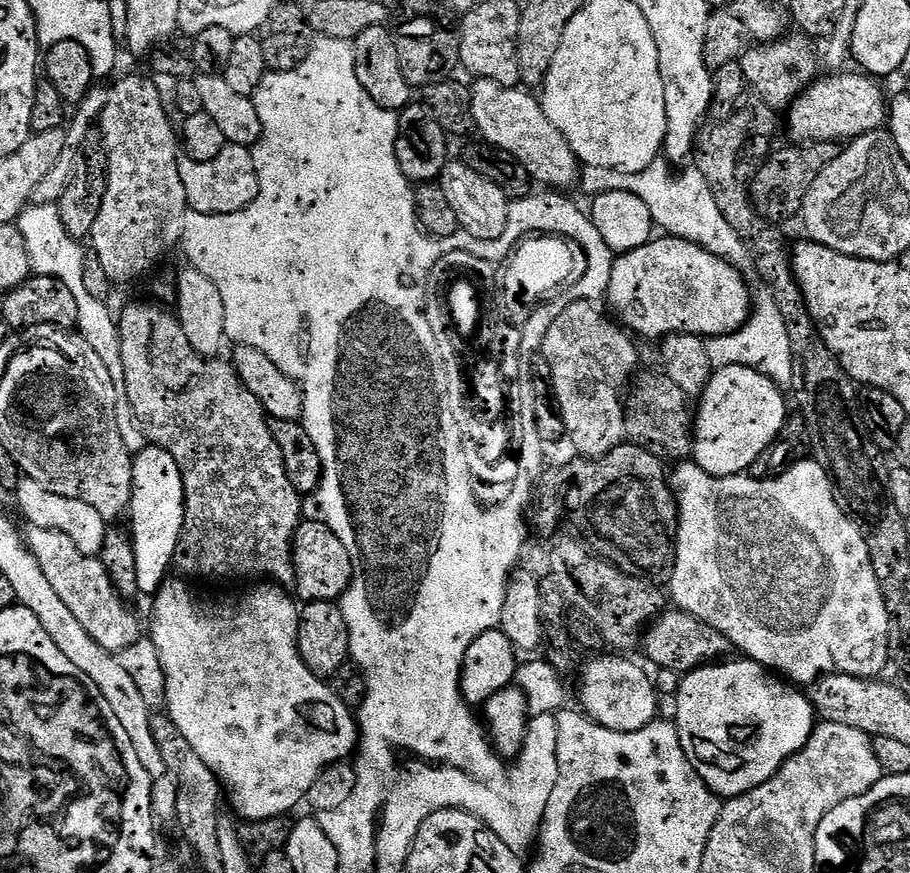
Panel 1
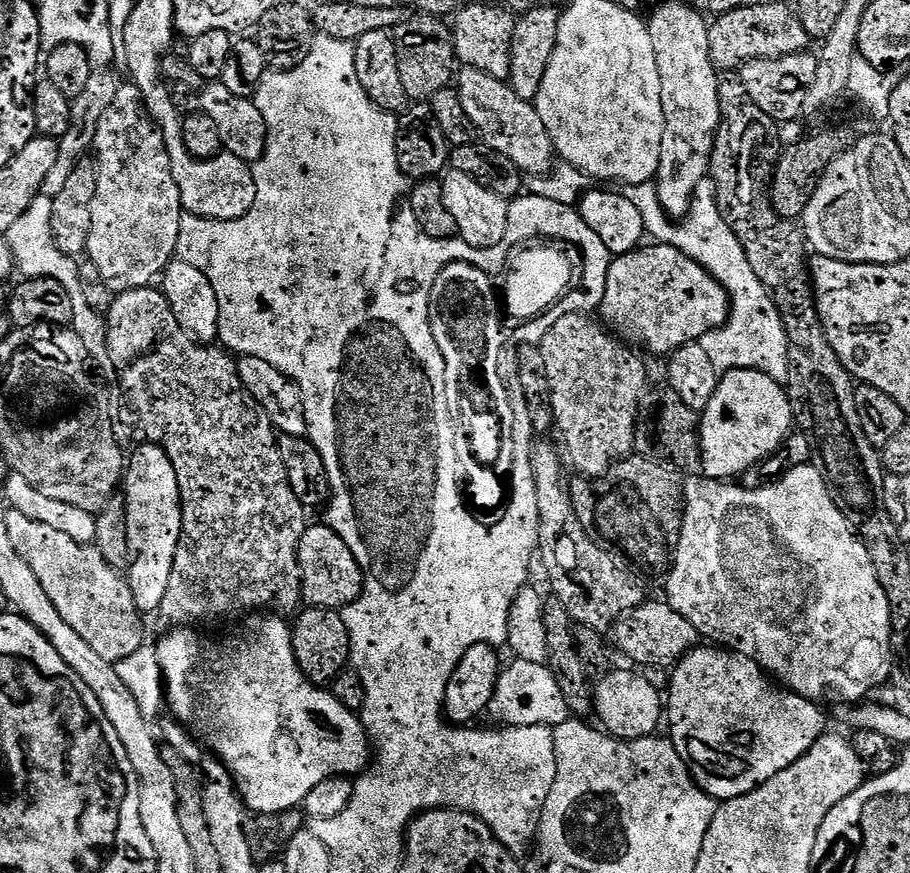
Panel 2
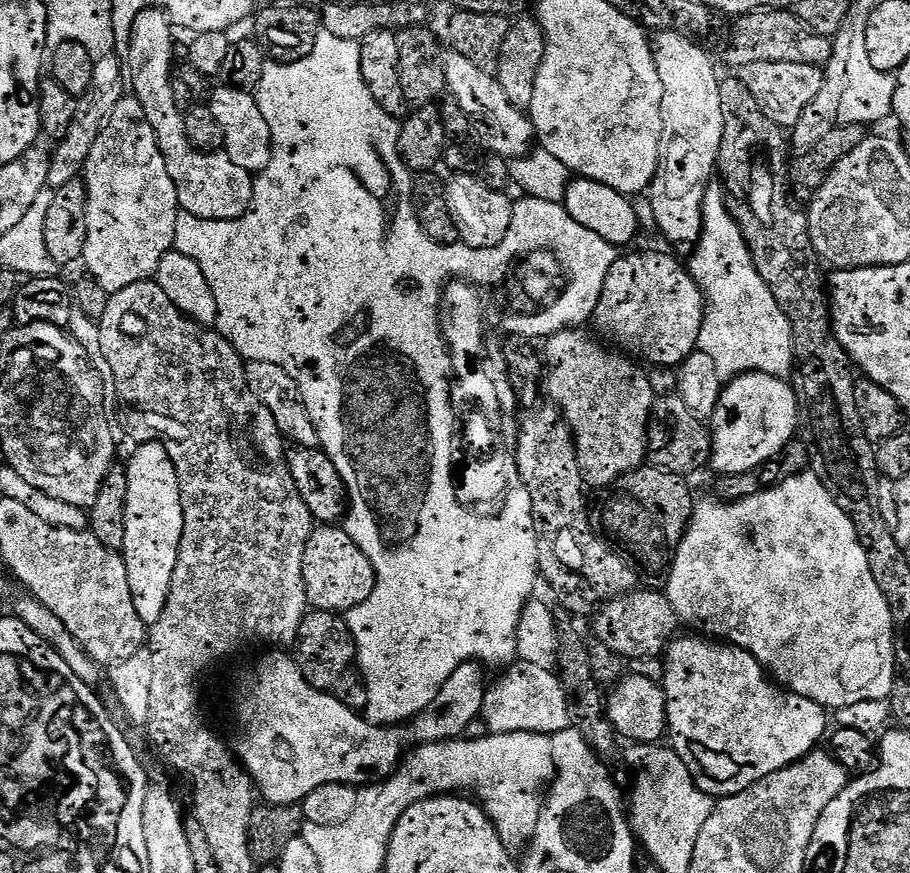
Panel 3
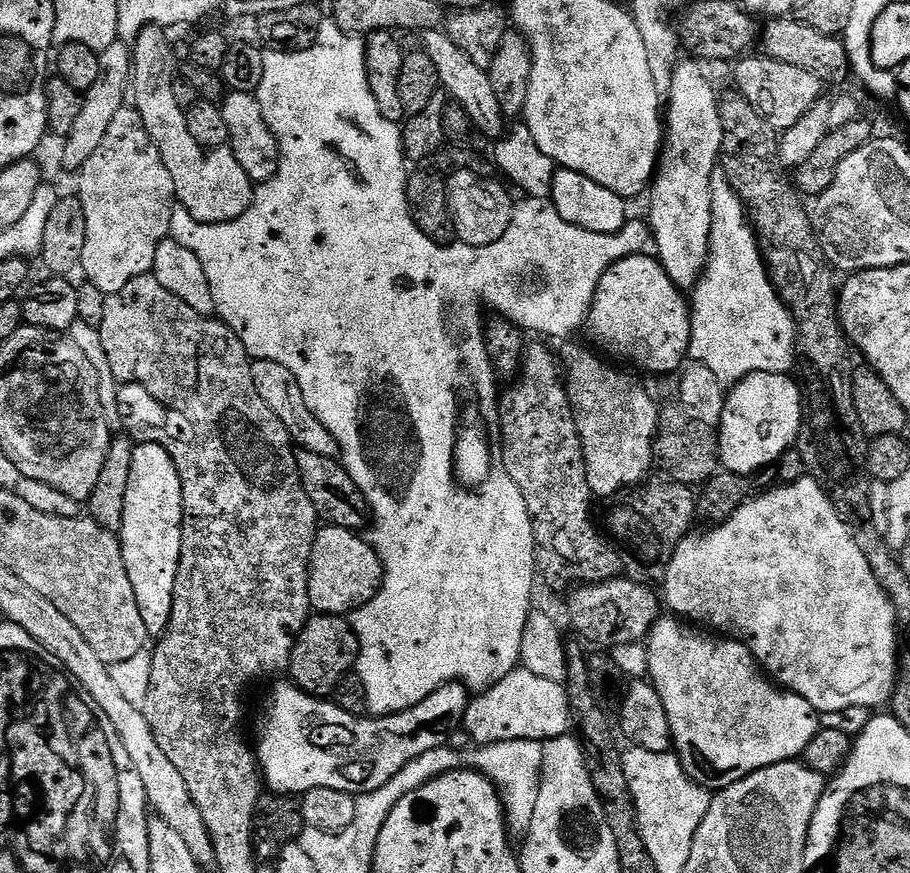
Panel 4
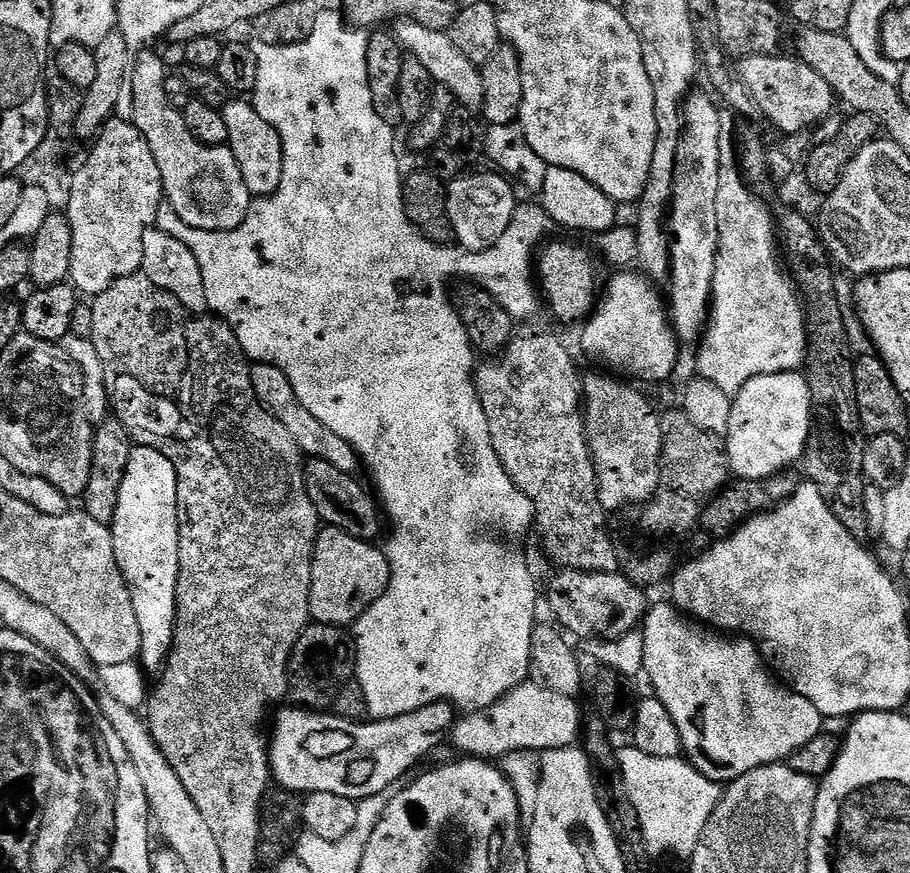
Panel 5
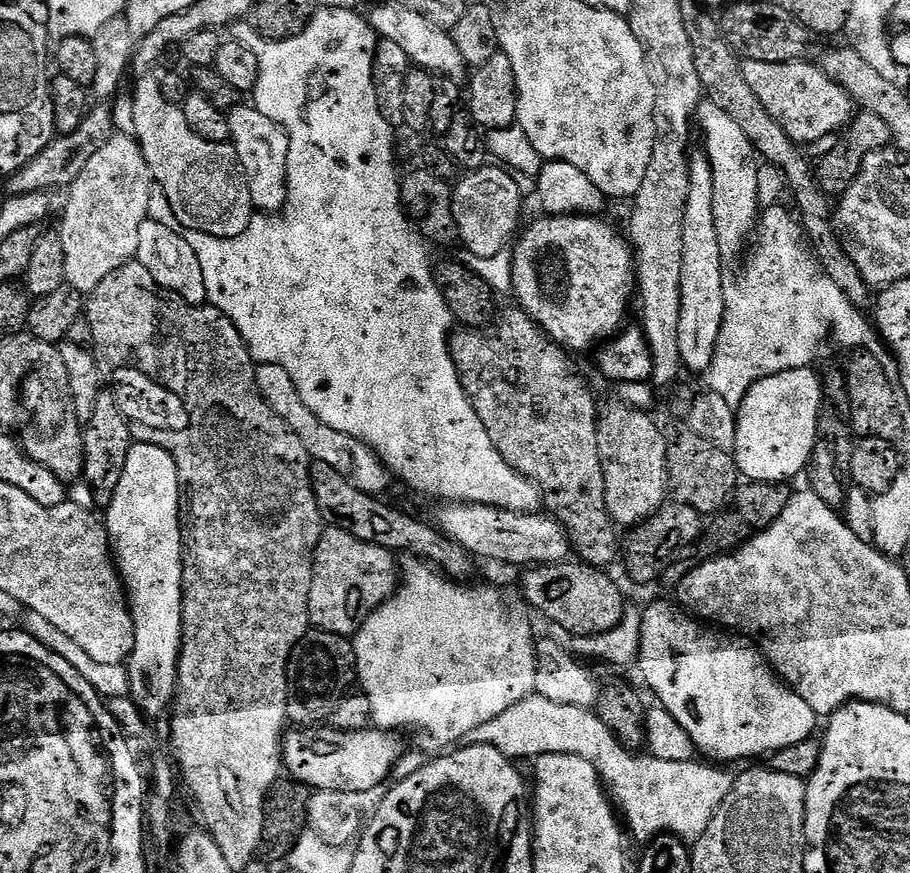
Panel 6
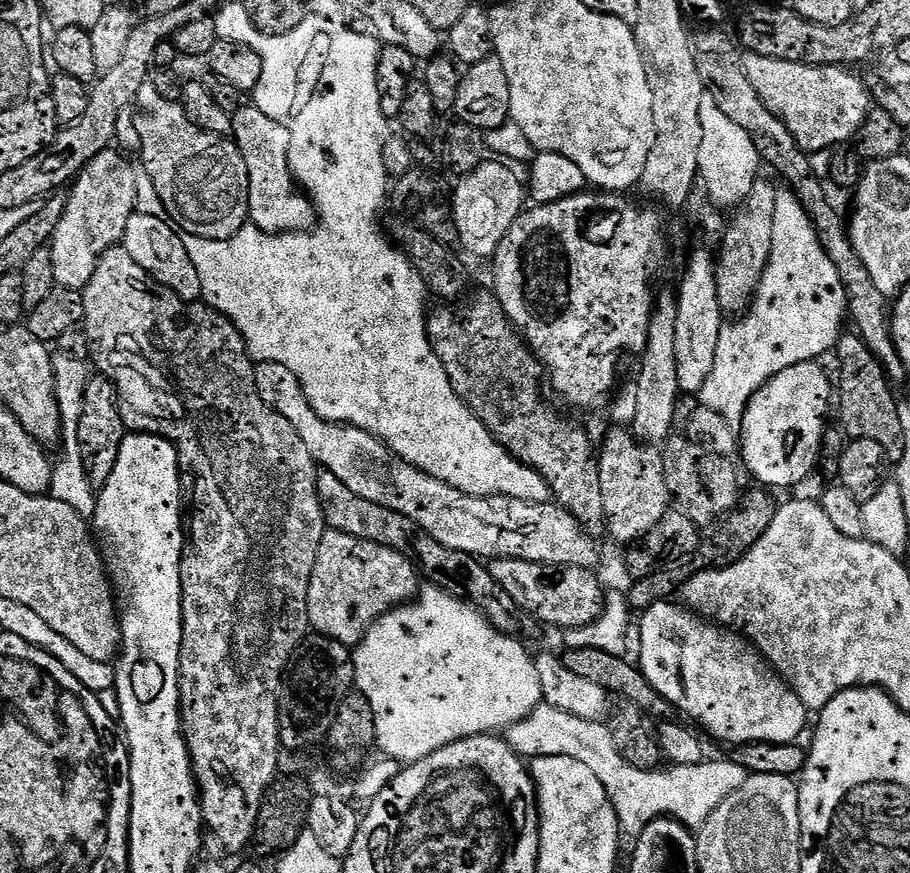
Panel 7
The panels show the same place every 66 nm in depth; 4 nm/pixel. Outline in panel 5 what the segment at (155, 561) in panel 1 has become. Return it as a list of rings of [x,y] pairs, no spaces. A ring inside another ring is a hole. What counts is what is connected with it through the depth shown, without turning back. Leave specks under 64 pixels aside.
[[[133,447],[130,454],[130,466],[126,466],[126,474],[122,478],[122,490],[118,490],[118,506],[114,510],[114,518],[110,525],[112,529],[112,537],[114,538],[114,554],[118,558],[118,566],[122,570],[122,574],[128,583],[128,589],[132,592],[132,601],[134,602],[134,614],[138,614],[138,630],[142,634],[142,642],[140,643],[139,663],[142,665],[145,673],[156,674],[163,669],[167,659],[168,651],[172,649],[172,639],[174,638],[174,630],[176,629],[176,587],[178,586],[178,570],[180,563],[178,562],[178,542],[180,541],[180,523],[178,522],[178,478],[174,466],[170,462],[170,458],[166,458],[158,450],[153,448]]]

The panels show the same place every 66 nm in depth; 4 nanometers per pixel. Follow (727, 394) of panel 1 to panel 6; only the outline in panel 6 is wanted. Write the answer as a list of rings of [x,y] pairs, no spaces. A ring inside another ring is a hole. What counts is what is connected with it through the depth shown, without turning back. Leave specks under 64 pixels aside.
[[[799,368],[770,378],[762,378],[746,394],[736,414],[736,446],[734,459],[739,475],[745,481],[792,482],[796,475],[807,469],[816,441],[816,427],[820,421],[820,410],[824,403],[824,389],[821,377],[815,376],[812,368]]]

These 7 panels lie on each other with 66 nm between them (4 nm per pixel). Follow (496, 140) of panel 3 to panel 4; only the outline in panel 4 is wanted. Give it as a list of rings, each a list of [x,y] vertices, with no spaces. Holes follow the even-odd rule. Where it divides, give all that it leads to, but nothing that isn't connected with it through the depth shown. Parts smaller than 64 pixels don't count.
[[[433,30],[423,33],[422,40],[424,40],[423,51],[430,54],[430,62],[434,62],[434,70],[438,70],[441,89],[445,93],[448,91],[452,95],[451,99],[460,104],[462,110],[466,110],[466,114],[470,114],[477,133],[481,137],[483,135],[492,136],[491,138],[503,136],[506,131],[506,117],[500,111],[498,94],[494,94],[494,86],[490,82],[487,71],[474,66],[474,62],[470,62],[470,58],[466,58],[466,54],[462,54],[462,50],[454,46],[447,31]]]

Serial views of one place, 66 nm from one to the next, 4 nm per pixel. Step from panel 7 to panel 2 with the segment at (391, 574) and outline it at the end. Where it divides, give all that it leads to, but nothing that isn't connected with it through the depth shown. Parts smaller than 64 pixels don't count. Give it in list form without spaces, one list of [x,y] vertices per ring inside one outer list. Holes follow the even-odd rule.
[[[309,523],[298,542],[298,562],[302,586],[300,594],[305,605],[313,608],[335,608],[342,610],[354,603],[364,589],[364,571],[358,566],[358,558],[350,554],[350,546],[338,538],[338,534],[327,523]]]

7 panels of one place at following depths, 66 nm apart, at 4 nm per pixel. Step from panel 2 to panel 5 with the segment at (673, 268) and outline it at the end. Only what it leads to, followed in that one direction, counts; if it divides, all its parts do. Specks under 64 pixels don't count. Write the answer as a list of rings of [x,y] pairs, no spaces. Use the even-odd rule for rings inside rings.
[[[632,270],[617,271],[620,273],[605,288],[603,285],[602,295],[580,332],[580,348],[594,363],[604,367],[601,369],[625,381],[660,384],[671,378],[682,345],[676,338],[665,301],[663,304],[656,293],[657,285],[639,270],[628,271]]]

